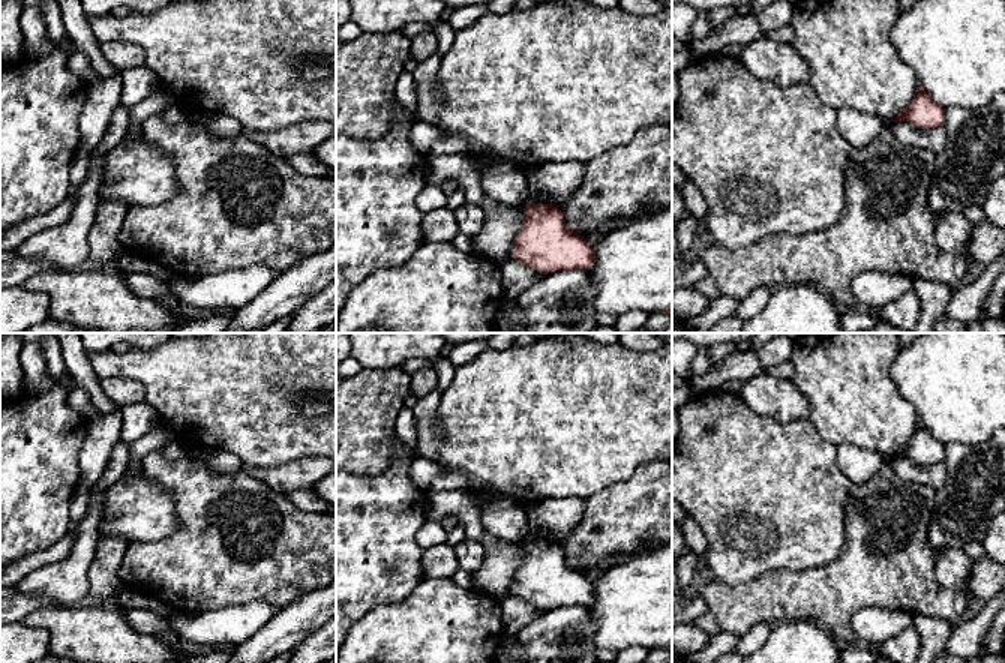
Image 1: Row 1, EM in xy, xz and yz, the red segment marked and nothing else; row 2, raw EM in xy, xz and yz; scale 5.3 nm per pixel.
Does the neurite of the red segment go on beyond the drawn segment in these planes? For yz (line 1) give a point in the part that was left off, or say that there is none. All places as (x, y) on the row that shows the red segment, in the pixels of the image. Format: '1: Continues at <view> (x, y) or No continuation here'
1: No continuation here

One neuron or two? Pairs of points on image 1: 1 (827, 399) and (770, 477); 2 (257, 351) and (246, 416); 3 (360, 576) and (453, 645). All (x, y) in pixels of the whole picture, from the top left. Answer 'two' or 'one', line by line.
1: two
2: one
3: two

